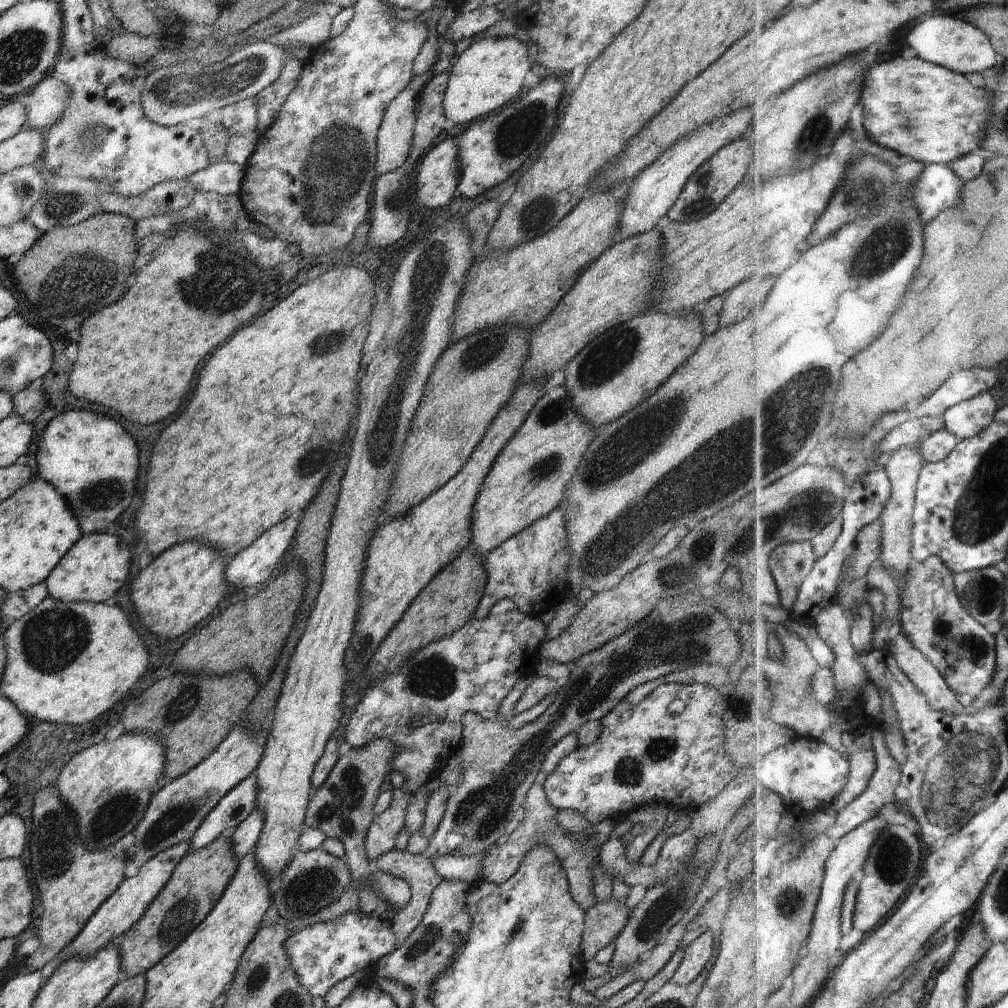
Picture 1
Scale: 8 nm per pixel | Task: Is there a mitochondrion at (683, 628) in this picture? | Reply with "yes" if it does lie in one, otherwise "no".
no

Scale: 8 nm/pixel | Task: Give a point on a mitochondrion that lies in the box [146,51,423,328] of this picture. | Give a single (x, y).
(334, 160)

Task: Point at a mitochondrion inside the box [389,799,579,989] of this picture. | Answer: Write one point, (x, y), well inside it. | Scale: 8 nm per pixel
(432, 935)

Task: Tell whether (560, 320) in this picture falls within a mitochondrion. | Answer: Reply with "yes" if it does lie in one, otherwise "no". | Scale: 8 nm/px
no

